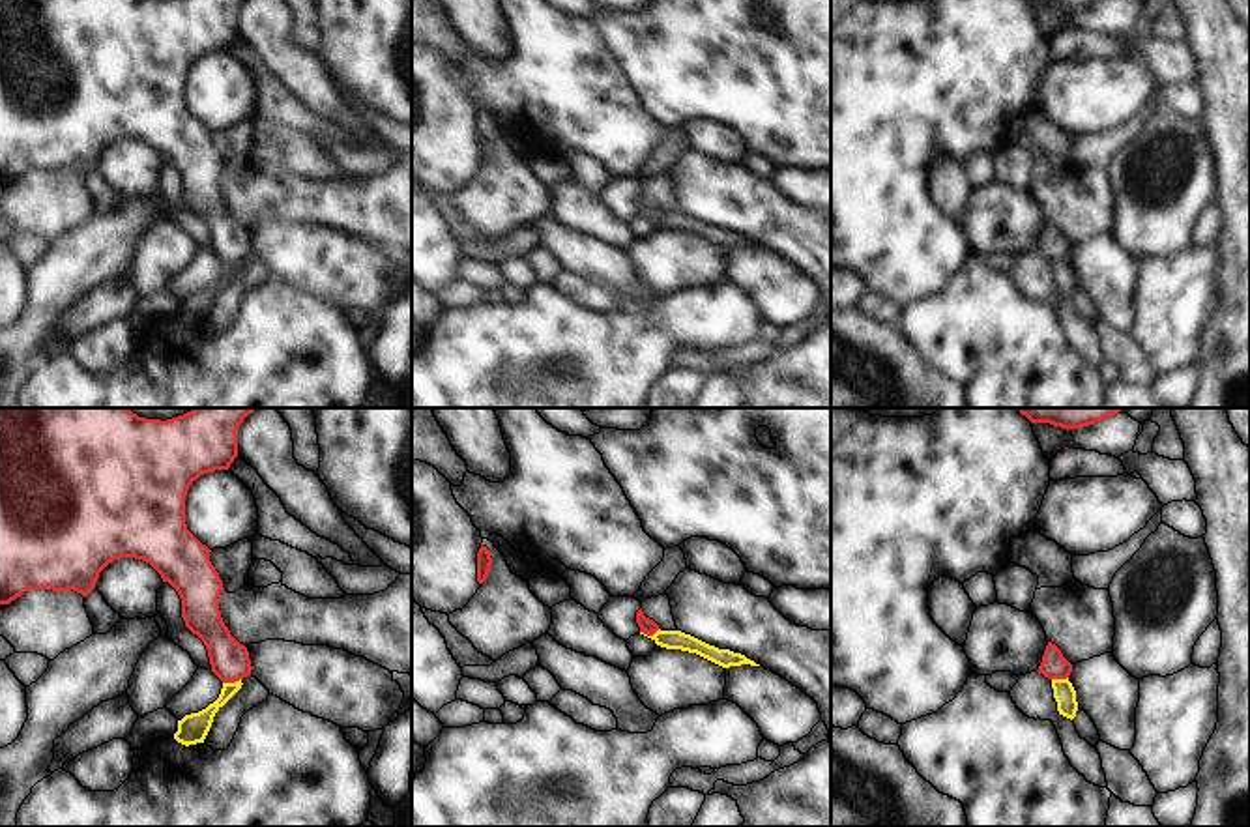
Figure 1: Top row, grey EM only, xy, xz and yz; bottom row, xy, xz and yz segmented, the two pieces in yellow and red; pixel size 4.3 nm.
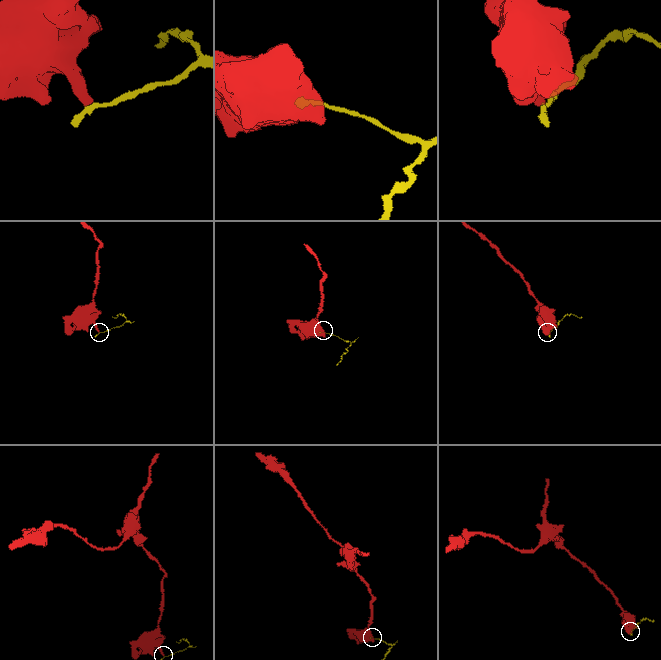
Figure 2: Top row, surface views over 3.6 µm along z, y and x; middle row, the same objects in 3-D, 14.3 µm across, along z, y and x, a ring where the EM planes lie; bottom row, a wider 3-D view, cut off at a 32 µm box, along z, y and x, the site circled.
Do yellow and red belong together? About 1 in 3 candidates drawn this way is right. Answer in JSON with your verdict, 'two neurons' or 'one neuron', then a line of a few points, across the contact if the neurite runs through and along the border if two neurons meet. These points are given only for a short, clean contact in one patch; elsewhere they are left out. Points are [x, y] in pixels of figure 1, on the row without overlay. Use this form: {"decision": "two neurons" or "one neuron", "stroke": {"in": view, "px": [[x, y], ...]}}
{"decision": "two neurons", "stroke": {"in": "xz", "px": [[659, 210], [652, 216], [640, 214]]}}

